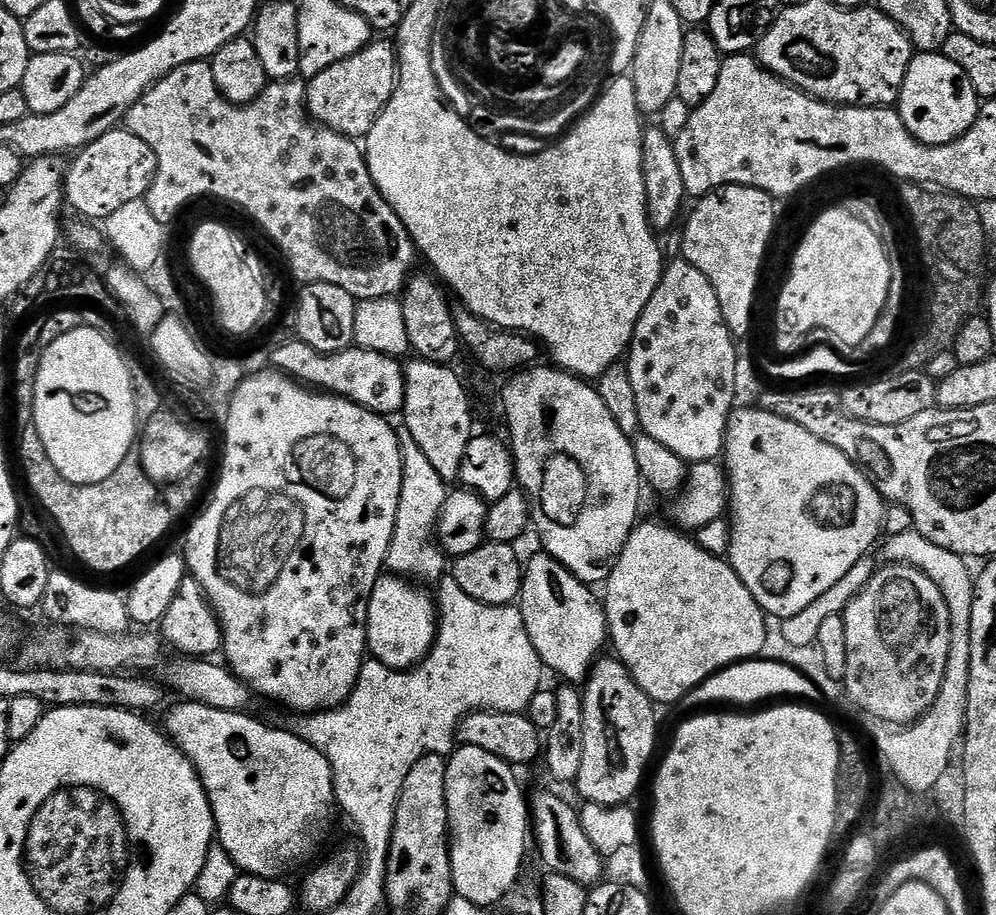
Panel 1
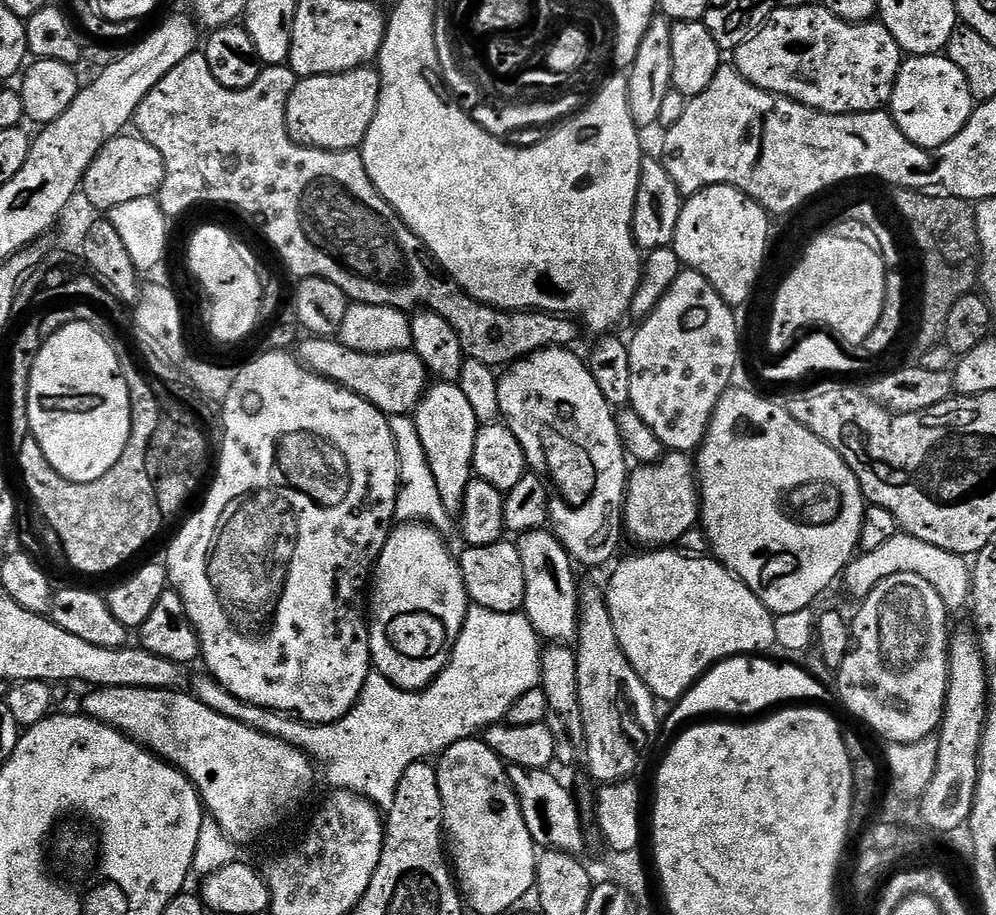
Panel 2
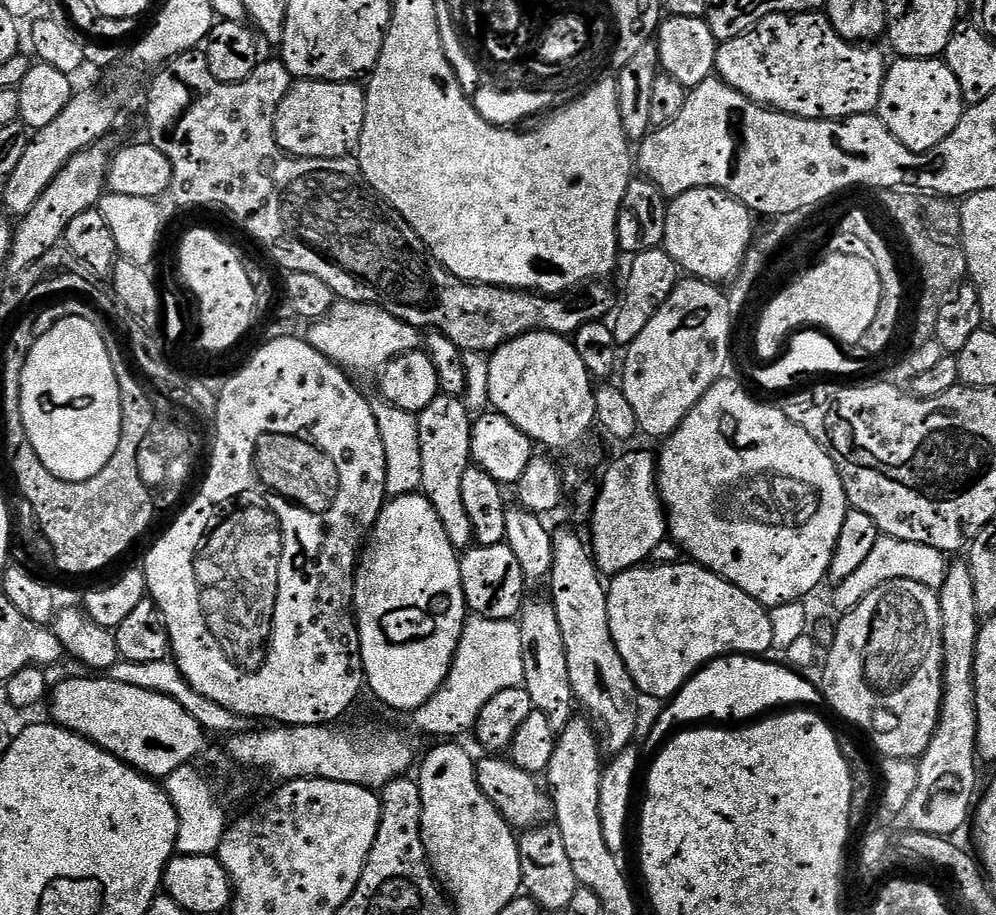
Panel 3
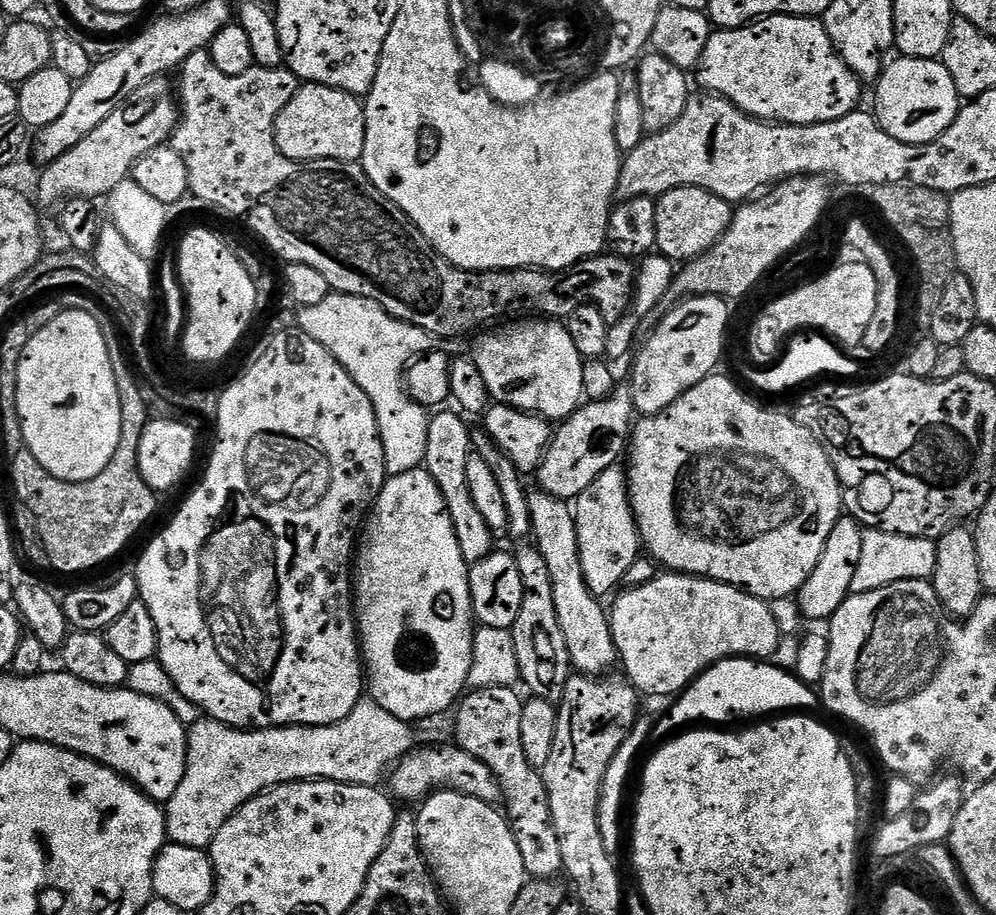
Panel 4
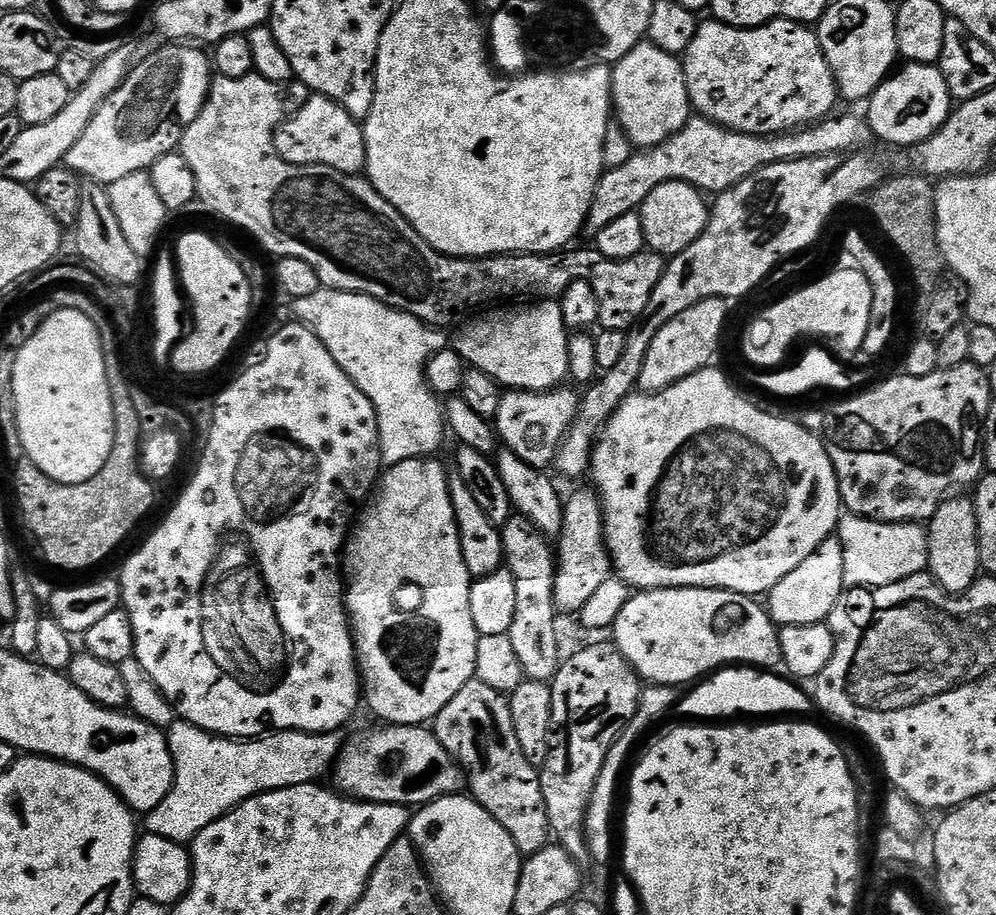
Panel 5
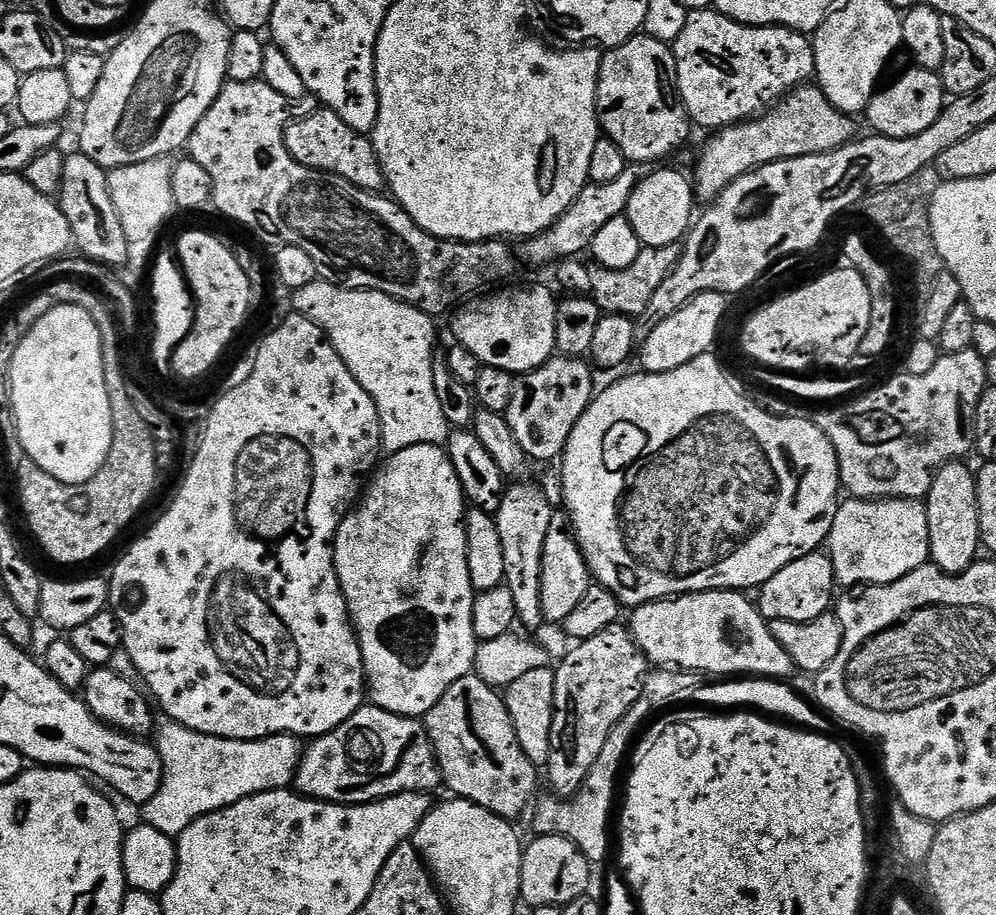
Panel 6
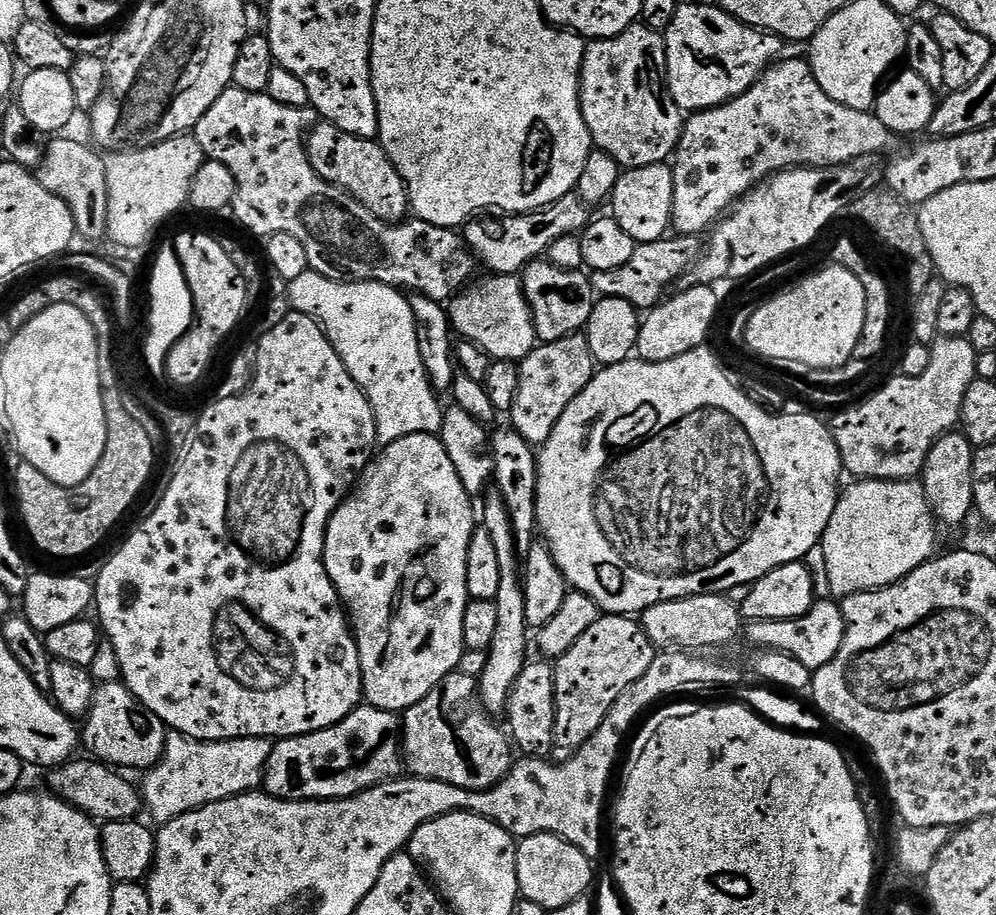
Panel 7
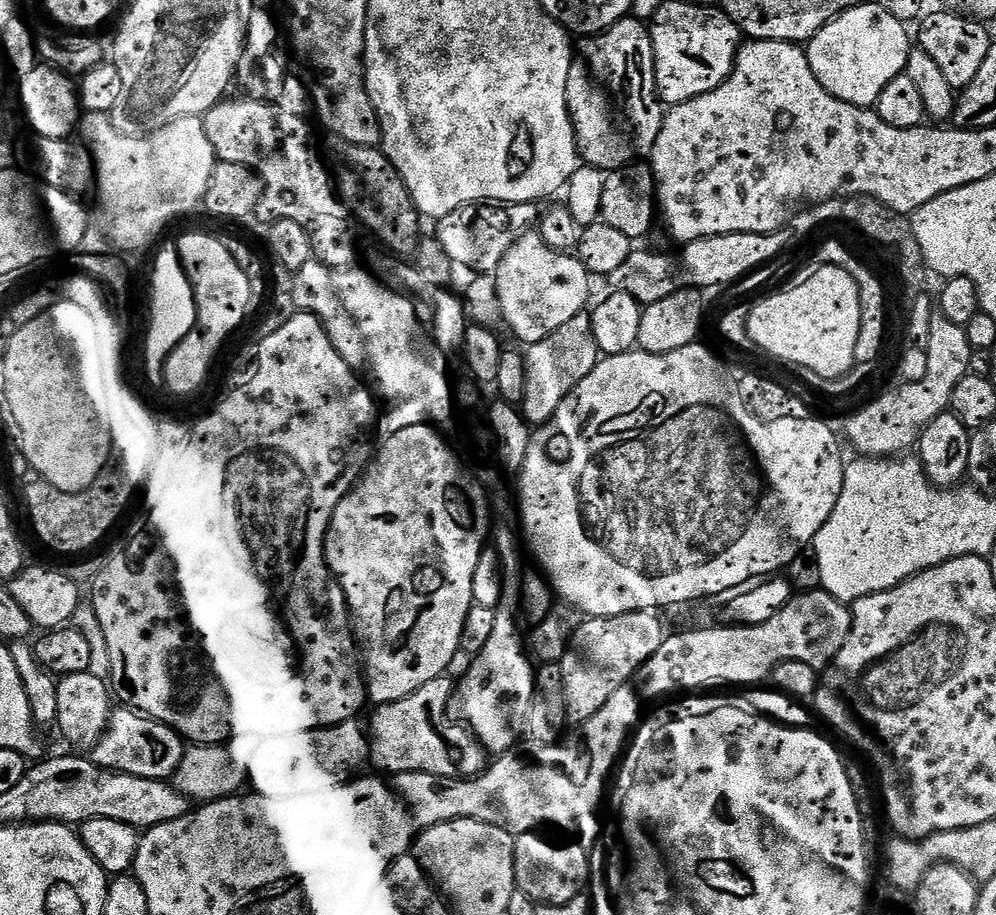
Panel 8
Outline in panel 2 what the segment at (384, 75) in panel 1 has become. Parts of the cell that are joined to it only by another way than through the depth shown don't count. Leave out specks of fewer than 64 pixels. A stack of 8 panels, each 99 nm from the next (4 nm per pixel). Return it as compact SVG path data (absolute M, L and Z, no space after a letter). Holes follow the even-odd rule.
M365 66L355 68L349 72L342 74L332 74L330 76L305 76L297 79L294 90L290 94L290 98L286 102L286 130L290 134L290 138L295 144L301 144L304 148L316 148L319 152L351 152L359 149L364 143L366 134L370 130L370 122L374 122L376 111L378 110L378 98L380 97L380 73L375 67Z

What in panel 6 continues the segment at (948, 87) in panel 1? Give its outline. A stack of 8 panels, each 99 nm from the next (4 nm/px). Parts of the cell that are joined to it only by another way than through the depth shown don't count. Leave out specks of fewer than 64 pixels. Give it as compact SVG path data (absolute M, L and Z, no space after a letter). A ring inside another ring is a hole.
M912 66L909 72L904 72L889 88L881 87L872 100L868 103L866 109L866 117L868 116L868 124L873 133L881 136L889 136L897 140L898 138L910 138L914 134L922 134L930 126L934 126L934 122L940 116L940 111L946 103L946 93L944 84L940 81L939 75L933 69Z

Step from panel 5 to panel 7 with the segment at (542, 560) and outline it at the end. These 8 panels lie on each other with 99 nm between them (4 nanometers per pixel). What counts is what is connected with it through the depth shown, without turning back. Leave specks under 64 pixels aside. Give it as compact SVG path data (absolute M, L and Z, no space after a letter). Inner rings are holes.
M511 426L500 428L490 436L490 464L494 469L494 480L496 476L495 489L500 491L507 504L508 513L511 516L512 529L516 538L516 551L527 554L533 544L538 540L538 529L536 526L536 491L538 490L538 456L533 445L522 438L516 429Z

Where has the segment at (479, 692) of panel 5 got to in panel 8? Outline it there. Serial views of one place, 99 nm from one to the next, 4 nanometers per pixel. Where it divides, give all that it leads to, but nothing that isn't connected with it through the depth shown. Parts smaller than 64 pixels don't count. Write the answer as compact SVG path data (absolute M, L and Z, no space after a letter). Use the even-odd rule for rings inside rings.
M447 675L434 678L430 682L426 682L426 686L418 686L418 690L414 690L414 694L406 694L406 698L398 698L398 702L390 702L389 704L381 704L375 709L376 713L372 716L372 728L370 724L370 760L374 765L377 764L381 768L379 771L384 774L395 774L397 772L421 772L422 774L434 774L435 776L445 776L446 778L454 778L455 780L467 780L469 776L478 776L486 767L486 753L480 747L480 743L476 737L468 731L463 723L447 724L444 721L444 696L451 697L454 692L453 681L448 681Z

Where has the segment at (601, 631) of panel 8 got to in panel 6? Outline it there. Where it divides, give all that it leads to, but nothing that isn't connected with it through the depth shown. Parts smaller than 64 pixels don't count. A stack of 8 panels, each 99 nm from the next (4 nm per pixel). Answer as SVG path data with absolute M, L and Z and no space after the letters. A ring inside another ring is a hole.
M620 626L602 630L602 634L581 640L573 648L576 649L561 662L560 668L555 669L556 708L552 712L552 733L546 765L546 771L552 775L552 784L556 787L555 795L560 798L574 796L583 785L610 730L640 697L642 681L650 668L643 652Z

